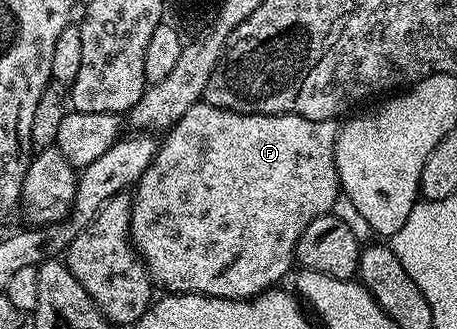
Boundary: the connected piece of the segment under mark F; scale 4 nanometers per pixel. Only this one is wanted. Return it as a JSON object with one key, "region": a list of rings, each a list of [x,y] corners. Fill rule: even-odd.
{"region":[[[197,101],[174,126],[161,138],[156,155],[144,171],[144,175],[133,186],[130,207],[130,239],[146,269],[150,272],[151,282],[170,293],[205,293],[207,297],[244,301],[265,293],[277,286],[286,272],[289,274],[296,265],[298,240],[300,235],[317,217],[325,217],[331,212],[334,200],[340,197],[338,172],[334,166],[334,148],[338,138],[339,126],[334,121],[309,121],[291,113],[237,113],[231,109],[221,109]]]}

